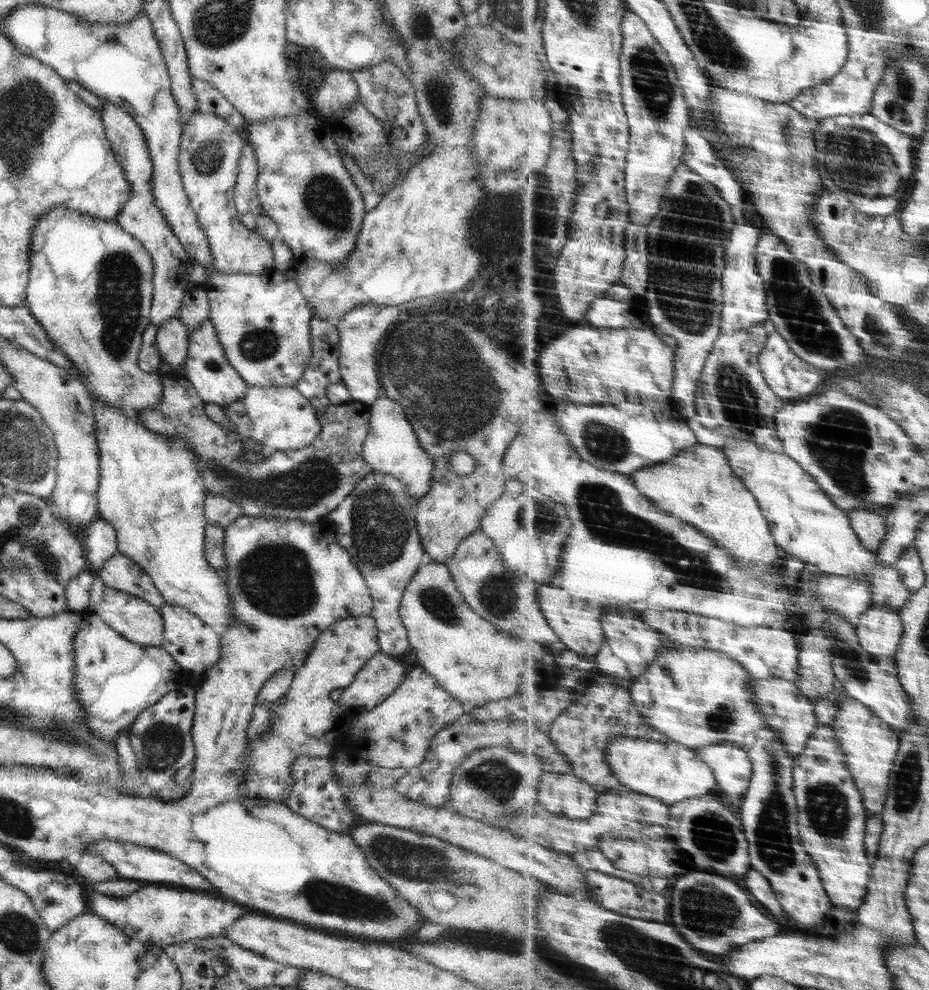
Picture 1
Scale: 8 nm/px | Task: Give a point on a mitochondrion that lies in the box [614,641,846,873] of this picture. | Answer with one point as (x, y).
(712, 833)

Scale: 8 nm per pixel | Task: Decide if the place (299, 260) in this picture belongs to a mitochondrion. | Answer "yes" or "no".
no

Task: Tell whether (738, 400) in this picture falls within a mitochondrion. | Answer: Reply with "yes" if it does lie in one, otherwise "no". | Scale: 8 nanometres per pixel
yes

